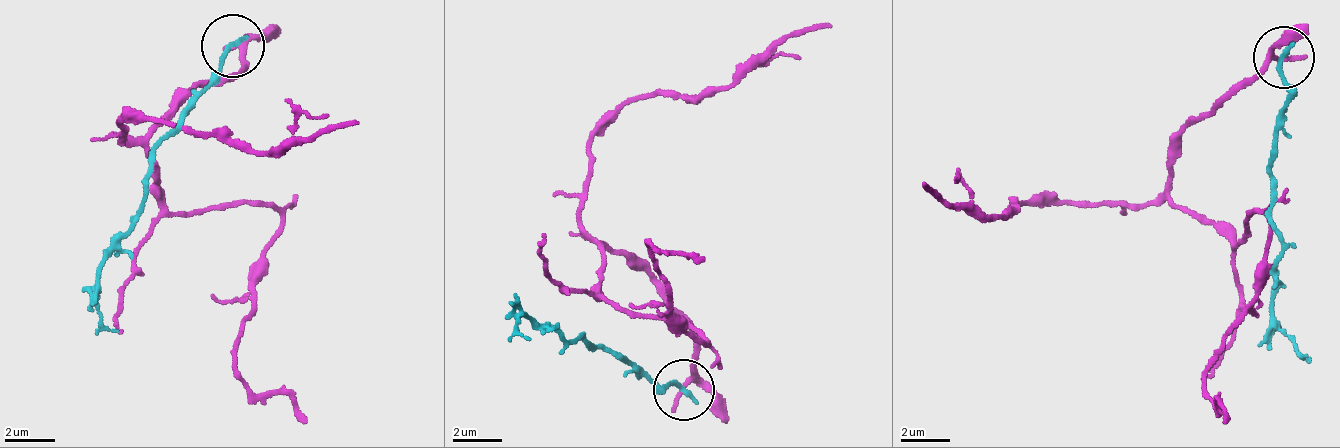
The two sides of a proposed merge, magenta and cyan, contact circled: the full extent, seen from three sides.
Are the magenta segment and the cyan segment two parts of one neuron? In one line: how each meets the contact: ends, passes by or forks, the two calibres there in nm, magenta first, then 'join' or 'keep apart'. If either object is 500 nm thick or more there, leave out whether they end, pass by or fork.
magenta passes by; cyan ends there; 240 nm thick on the magenta side, 240 nm on the other; keep apart

